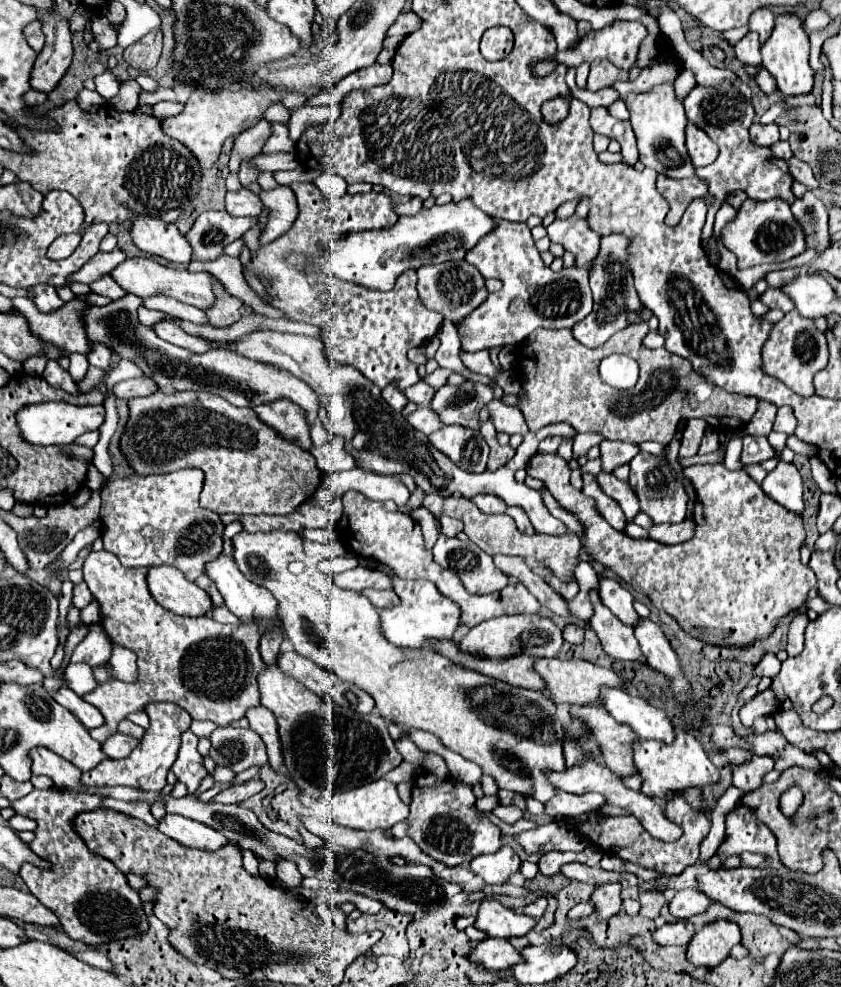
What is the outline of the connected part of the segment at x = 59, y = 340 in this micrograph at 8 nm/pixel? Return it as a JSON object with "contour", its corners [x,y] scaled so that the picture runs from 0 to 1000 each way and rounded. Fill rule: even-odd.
{"contour":[[[18,301],[14,305],[21,315],[31,319],[36,333],[40,339],[45,339],[45,343],[55,343],[55,348],[74,352],[74,356],[81,360],[102,360],[107,356],[102,337],[98,335],[98,323],[93,323],[93,315],[98,315],[98,311],[105,311],[105,305],[88,303],[78,307],[69,317],[50,317],[45,311],[40,311],[40,305],[31,301]]]}

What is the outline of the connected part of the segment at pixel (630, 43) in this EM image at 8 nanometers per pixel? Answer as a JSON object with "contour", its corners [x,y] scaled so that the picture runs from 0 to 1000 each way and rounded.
{"contour":[[[732,21],[730,25],[718,27],[716,31],[702,31],[699,35],[694,35],[692,44],[685,50],[680,50],[680,52],[678,50],[675,52],[663,52],[656,61],[636,65],[633,70],[634,75],[640,78],[648,78],[666,64],[675,66],[675,68],[687,68],[694,62],[704,64],[706,60],[716,60],[716,58],[728,62],[732,68],[740,68],[740,70],[744,68],[747,70],[747,68],[751,68],[756,64],[759,48],[761,48],[763,40],[768,37],[768,33],[771,31],[768,31],[768,27],[763,23],[756,23],[756,21]]]}

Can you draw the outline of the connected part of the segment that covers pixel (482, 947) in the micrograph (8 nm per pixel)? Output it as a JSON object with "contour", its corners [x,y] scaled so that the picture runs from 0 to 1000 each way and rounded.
{"contour":[[[576,951],[559,966],[561,974],[568,974],[578,982],[597,984],[611,980],[611,976],[621,976],[621,968],[616,961],[606,957],[604,951]]]}

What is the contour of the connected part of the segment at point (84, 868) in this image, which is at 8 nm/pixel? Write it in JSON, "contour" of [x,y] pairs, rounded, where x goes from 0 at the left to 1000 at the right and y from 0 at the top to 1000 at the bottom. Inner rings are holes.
{"contour":[[[59,797],[52,801],[38,799],[38,803],[14,814],[14,820],[21,826],[43,830],[45,838],[40,842],[43,848],[36,854],[36,860],[48,870],[59,874],[59,882],[45,882],[45,878],[38,878],[38,874],[29,874],[24,889],[33,897],[36,905],[69,929],[78,947],[102,957],[119,957],[164,947],[176,939],[169,913],[164,905],[150,895],[147,884],[140,882],[128,870],[121,870],[121,866],[112,866],[88,842],[88,826],[121,818],[121,812],[124,805],[117,803]]]}

